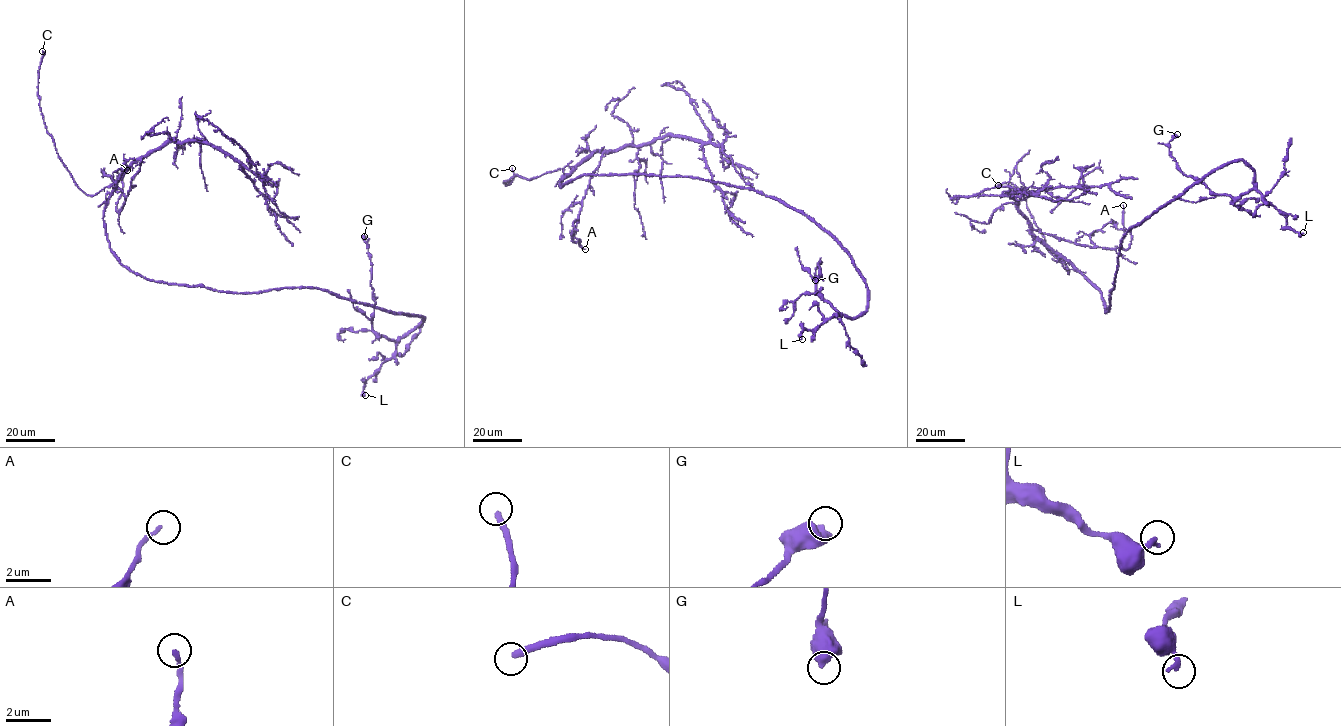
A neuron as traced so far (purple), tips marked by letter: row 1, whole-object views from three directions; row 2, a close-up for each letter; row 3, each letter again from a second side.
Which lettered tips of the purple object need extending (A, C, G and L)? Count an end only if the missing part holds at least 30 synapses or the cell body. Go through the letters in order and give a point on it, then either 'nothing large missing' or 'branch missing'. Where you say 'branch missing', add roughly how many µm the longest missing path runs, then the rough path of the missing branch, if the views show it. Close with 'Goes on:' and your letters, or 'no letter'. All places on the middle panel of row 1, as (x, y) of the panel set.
A: (585, 249) | nothing large missing
C: (512, 168) | branch missing | 15 µm
G: (815, 280) | nothing large missing
L: (802, 339) | nothing large missing
Goes on: C

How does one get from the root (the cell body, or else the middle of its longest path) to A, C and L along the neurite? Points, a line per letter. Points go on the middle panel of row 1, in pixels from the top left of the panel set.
A: (652, 175), (588, 174), (561, 188), (561, 179), (582, 160), (602, 152), (571, 234), (585, 249)
C: (652, 175), (588, 174), (561, 188), (573, 169), (566, 166), (530, 180), (515, 175), (505, 186), (512, 168)
L: (652, 175), (750, 187), (801, 211), (837, 242), (865, 283), (866, 310), (803, 329), (802, 339)

